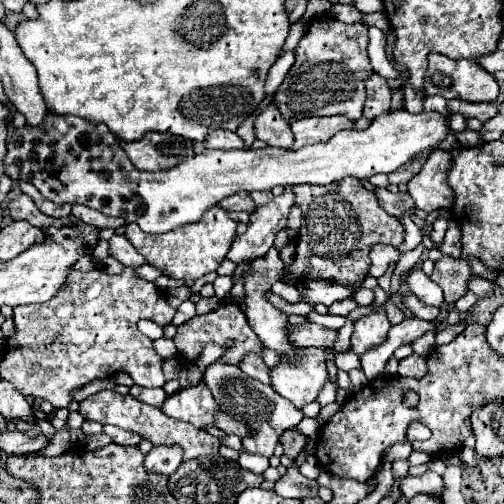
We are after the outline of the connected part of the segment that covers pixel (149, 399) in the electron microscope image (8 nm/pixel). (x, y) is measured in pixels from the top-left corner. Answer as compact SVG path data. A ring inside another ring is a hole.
M138 385L130 387L130 395L136 397L138 401L142 401L142 403L152 405L152 407L160 407L168 397L162 389L144 389L144 387L138 387Z

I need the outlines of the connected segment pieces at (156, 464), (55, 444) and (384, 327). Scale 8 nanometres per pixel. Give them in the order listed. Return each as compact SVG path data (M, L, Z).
M178 445L152 447L152 451L144 459L144 467L148 471L164 473L164 475L172 475L180 463L182 463L182 453Z
M61 430L54 435L51 439L50 444L39 452L44 457L55 457L66 452L70 446L70 435L67 430Z
M376 307L370 315L354 321L350 349L356 355L362 355L362 353L378 347L386 339L388 329L390 329L390 323L386 319L386 311L382 307Z

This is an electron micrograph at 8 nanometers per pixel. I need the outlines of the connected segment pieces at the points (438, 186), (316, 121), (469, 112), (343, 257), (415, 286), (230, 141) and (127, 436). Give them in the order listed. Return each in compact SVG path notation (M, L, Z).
M436 149L420 173L408 183L408 193L412 195L418 209L430 213L434 209L450 209L454 201L452 187L448 185L448 169L452 165L452 149Z
M334 115L334 117L296 119L296 121L290 123L290 127L292 127L292 133L294 133L294 145L290 145L290 149L300 149L304 145L328 141L338 131L354 129L354 123L346 117L342 117L342 115Z
M448 101L448 109L452 113L462 113L464 117L476 117L480 121L488 121L496 117L500 111L498 103L464 103L464 101Z
M356 177L336 181L336 185L296 185L296 205L302 209L302 227L296 237L296 259L286 267L286 279L324 279L342 285L360 283L368 275L370 249L374 243L400 245L404 241L402 223L388 215Z
M412 269L412 271L406 275L406 285L408 285L408 289L410 289L420 301L424 301L426 305L440 307L440 303L444 301L442 289L440 289L428 275L424 275L422 269Z
M216 129L212 133L208 133L208 139L204 139L202 143L194 143L194 149L200 153L204 149L242 149L244 141L232 133L232 131L224 131L224 129Z
M104 425L104 433L110 435L118 445L138 445L142 441L138 433L128 433L124 429L116 429L114 425Z

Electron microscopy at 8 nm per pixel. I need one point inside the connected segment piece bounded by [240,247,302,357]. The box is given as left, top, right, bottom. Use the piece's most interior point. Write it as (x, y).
(269, 323)

